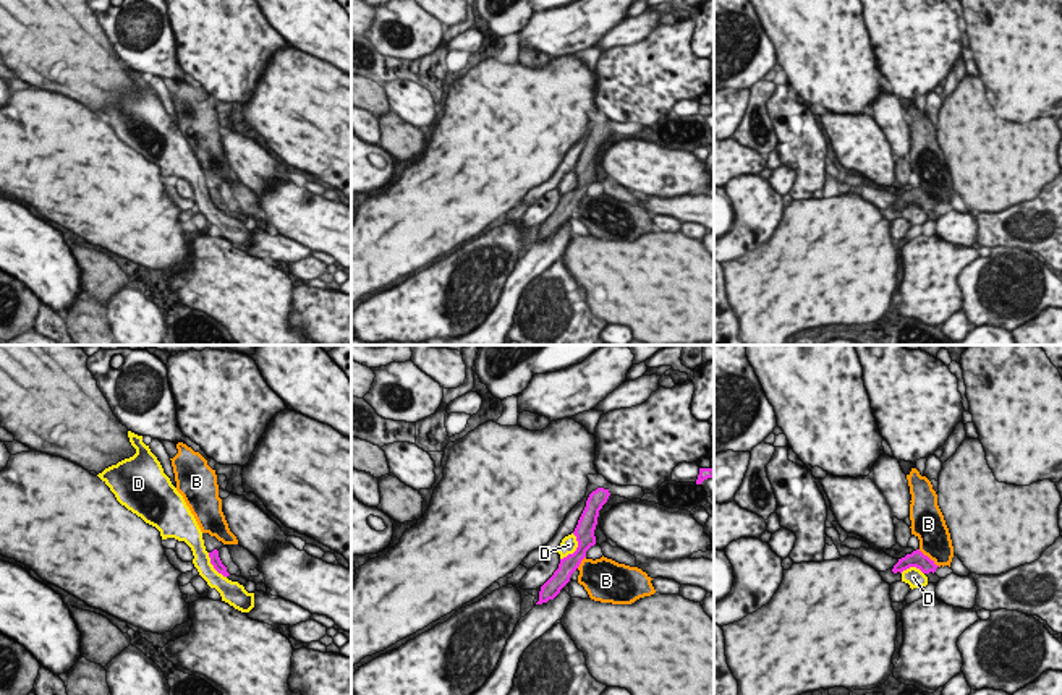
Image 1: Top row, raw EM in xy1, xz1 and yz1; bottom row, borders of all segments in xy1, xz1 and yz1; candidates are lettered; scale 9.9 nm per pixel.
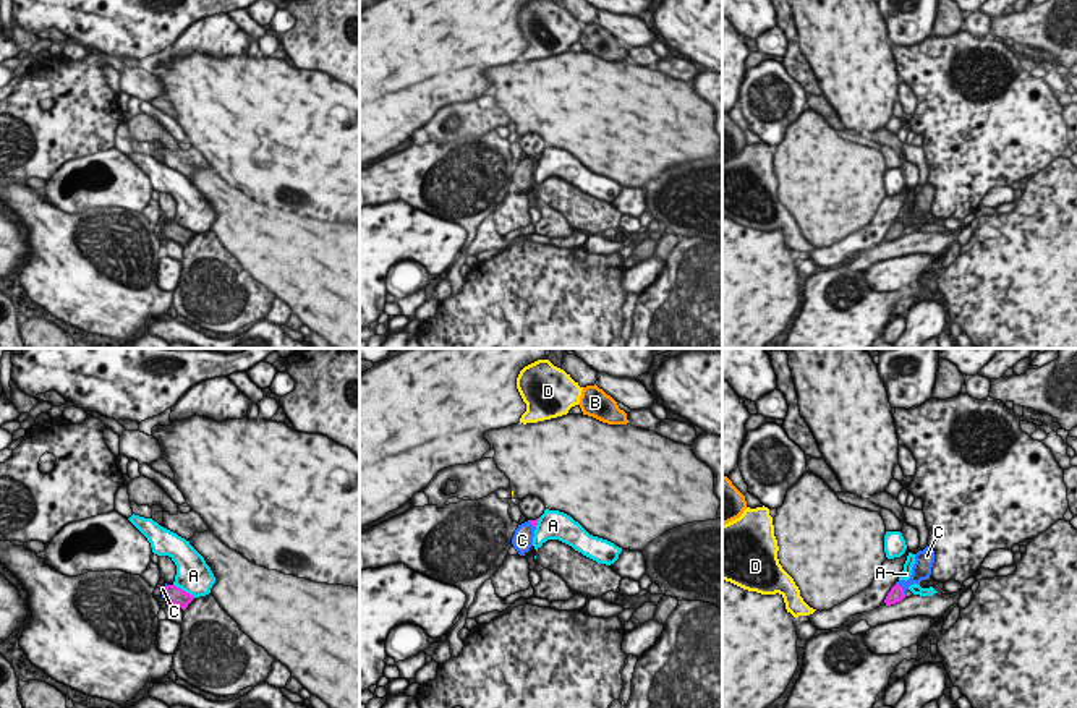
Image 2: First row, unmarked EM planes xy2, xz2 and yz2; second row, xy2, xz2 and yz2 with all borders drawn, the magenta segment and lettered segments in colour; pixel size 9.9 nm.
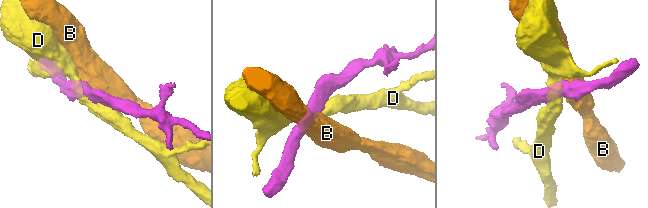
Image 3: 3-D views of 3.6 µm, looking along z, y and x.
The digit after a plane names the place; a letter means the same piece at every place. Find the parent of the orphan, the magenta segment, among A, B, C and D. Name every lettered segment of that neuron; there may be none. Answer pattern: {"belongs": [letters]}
{"belongs": ["C"]}

